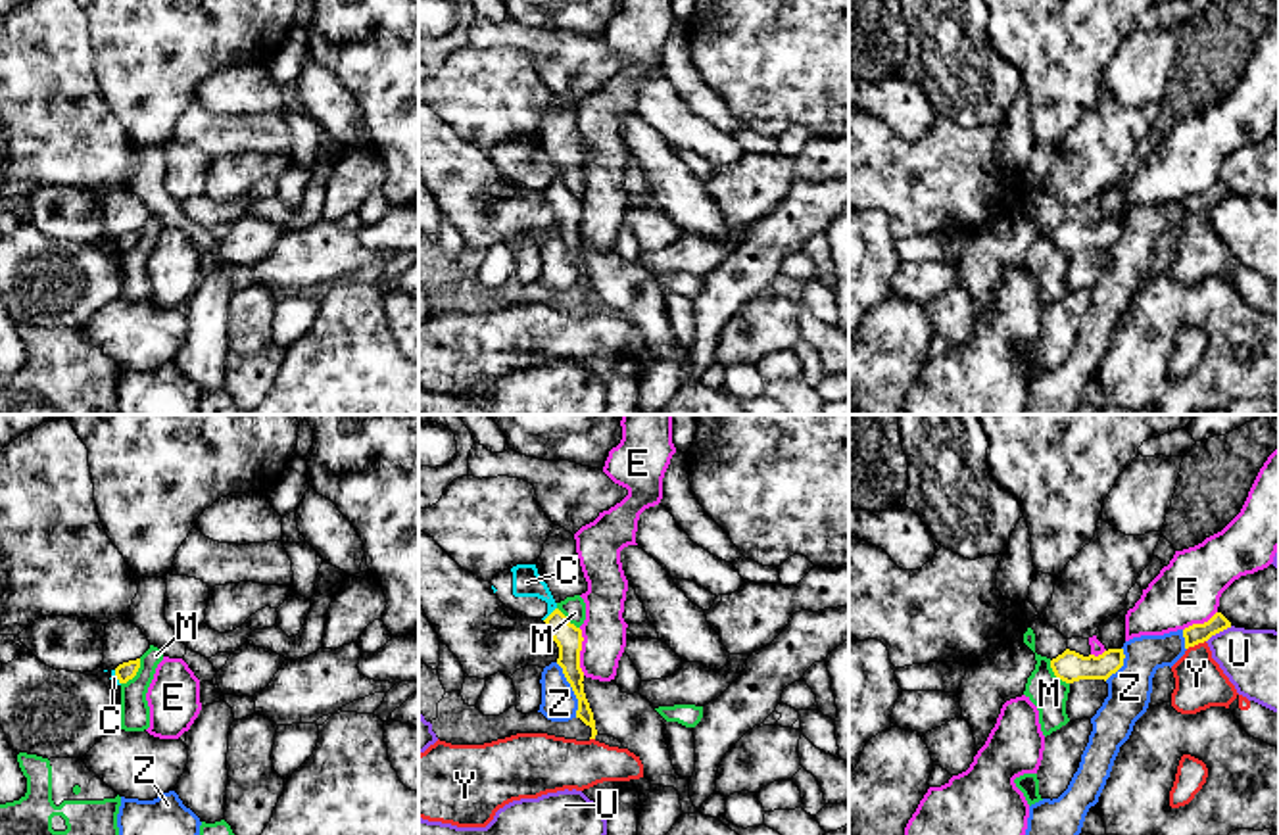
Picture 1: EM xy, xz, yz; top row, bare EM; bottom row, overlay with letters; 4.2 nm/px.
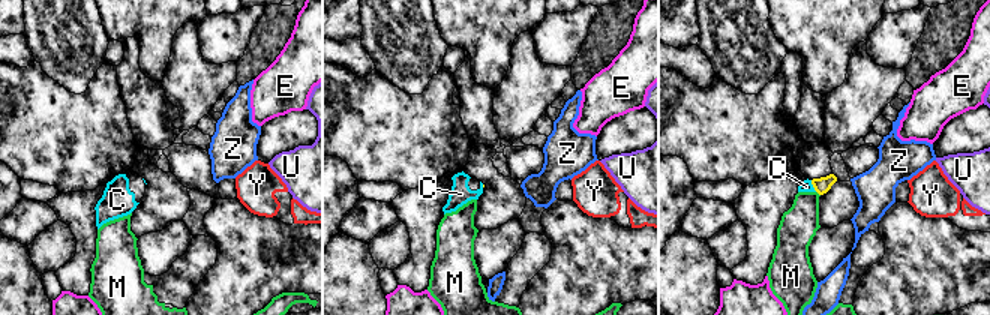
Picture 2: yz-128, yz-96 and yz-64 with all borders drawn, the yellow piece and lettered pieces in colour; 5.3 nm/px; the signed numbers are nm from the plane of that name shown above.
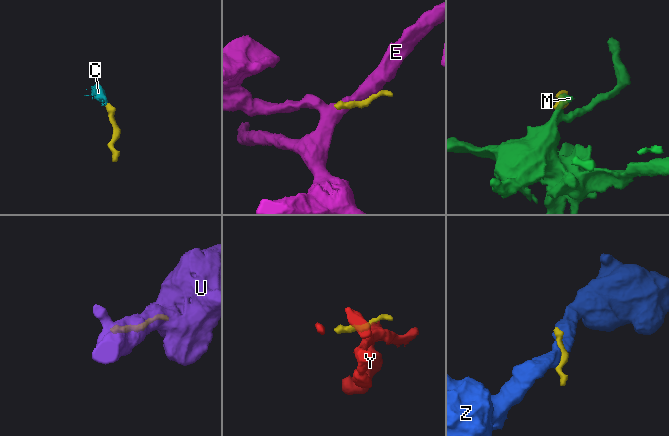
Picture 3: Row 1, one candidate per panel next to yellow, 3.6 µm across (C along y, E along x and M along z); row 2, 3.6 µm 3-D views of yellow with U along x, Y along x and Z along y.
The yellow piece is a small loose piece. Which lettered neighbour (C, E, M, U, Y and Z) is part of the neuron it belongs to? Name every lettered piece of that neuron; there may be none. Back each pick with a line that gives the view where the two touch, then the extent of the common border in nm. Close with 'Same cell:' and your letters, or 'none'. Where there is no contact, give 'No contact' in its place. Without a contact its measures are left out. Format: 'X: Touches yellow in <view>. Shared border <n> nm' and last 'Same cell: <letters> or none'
C: Touches yellow in xz. Shared border 80 nm
Same cell: C

